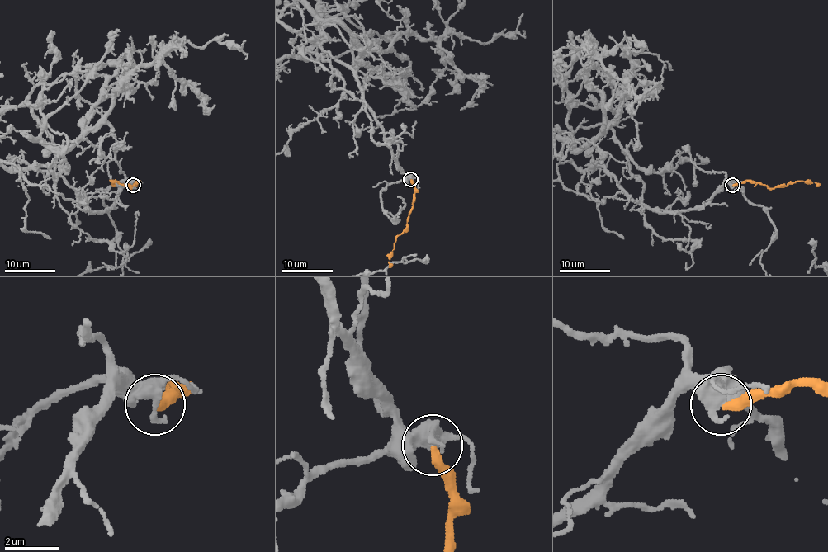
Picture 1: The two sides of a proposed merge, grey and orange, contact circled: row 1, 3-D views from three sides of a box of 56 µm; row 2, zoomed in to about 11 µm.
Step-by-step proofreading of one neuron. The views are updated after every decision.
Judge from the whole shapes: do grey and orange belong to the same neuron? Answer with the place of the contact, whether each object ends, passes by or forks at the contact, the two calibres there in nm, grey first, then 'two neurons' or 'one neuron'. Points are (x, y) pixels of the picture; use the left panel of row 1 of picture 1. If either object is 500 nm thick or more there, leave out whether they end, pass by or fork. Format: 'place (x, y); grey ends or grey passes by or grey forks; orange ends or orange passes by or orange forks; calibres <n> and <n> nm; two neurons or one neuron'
place (133, 185); grey passes by; orange ends; calibres 400 and 320 nm; two neurons

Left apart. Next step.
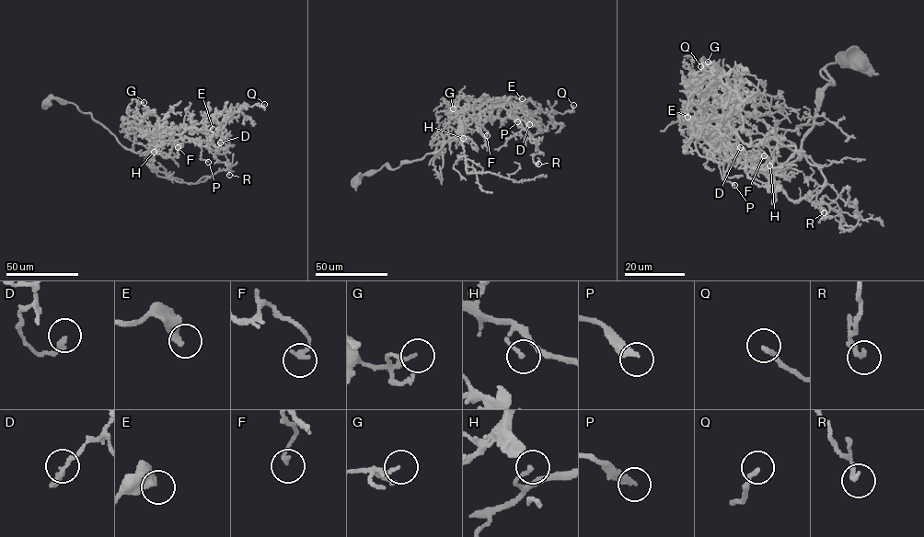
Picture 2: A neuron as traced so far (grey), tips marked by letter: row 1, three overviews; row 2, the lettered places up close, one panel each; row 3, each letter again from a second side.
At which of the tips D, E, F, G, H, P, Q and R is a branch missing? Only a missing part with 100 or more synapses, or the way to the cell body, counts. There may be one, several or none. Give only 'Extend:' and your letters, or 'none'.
Extend: none

